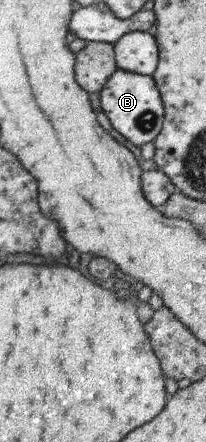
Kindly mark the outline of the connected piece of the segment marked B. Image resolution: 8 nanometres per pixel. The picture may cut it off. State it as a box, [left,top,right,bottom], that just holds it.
[98,68,163,146]

